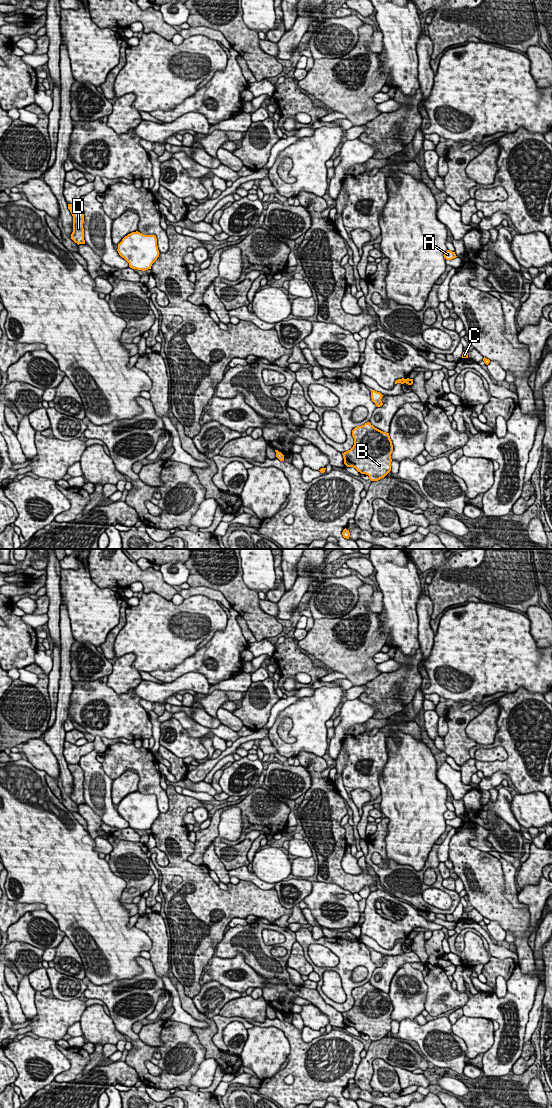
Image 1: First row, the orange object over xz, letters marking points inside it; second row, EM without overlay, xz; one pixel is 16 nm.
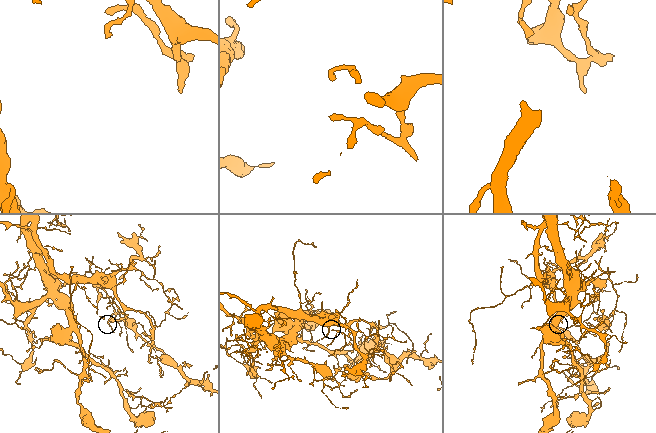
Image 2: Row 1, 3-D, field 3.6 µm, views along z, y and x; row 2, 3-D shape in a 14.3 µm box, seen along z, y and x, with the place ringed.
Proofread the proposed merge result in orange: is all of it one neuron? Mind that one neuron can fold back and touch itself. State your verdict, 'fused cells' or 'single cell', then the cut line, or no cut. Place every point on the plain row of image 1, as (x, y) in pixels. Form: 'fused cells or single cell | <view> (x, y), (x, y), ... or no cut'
fused cells | xz (406, 939), (404, 942)

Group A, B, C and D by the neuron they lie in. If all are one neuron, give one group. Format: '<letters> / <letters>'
A C D / B

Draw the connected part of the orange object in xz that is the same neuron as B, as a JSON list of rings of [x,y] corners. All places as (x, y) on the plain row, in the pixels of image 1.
[[[367,982],[355,987],[352,996],[353,1007],[342,1013],[344,1024],[368,1035],[371,1041],[384,1038],[391,1031],[393,1005],[389,993]]]

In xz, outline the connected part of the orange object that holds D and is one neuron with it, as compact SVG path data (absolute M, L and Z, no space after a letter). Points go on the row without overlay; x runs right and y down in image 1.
M68 764L68 769L73 776L73 792L71 794L71 799L79 804L85 804L84 800L84 773L79 764Z

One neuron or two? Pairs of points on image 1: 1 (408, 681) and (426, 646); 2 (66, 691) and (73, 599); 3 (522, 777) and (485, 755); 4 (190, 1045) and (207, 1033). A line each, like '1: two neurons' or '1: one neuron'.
1: two neurons
2: two neurons
3: two neurons
4: two neurons

